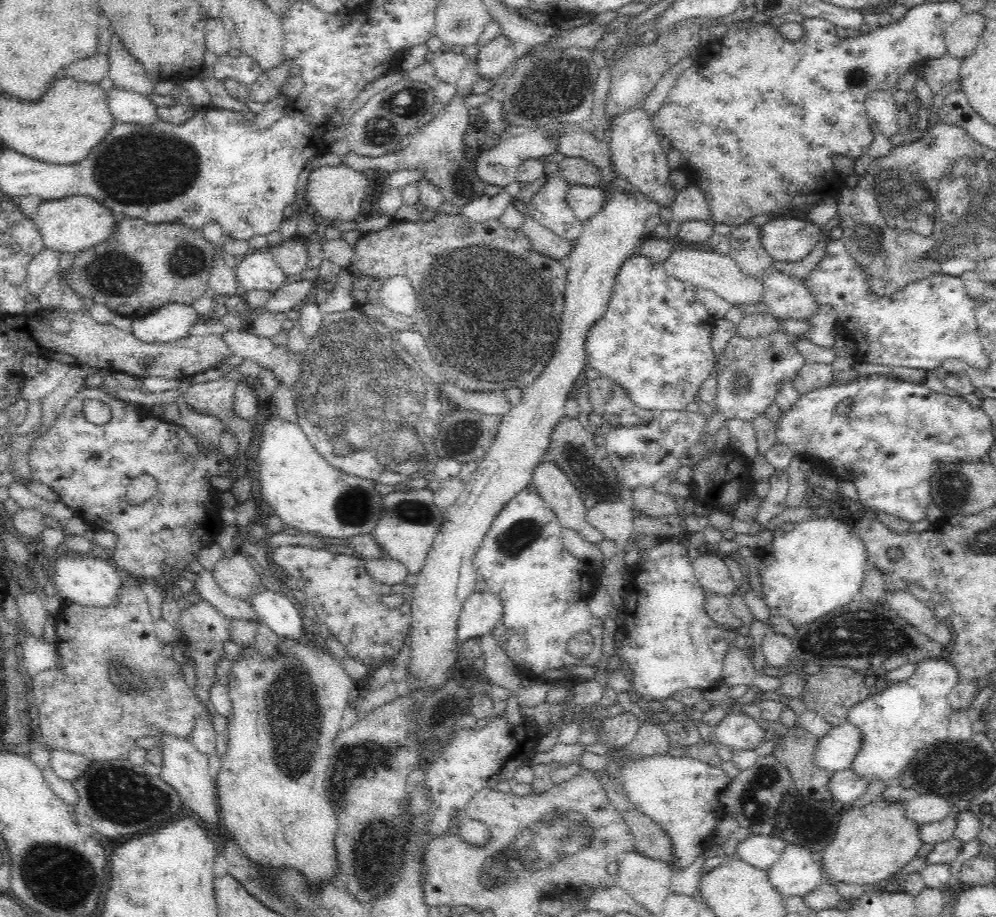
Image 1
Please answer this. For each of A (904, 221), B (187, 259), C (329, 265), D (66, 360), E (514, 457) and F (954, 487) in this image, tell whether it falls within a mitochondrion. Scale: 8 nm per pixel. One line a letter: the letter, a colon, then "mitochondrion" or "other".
A: mitochondrion
B: mitochondrion
C: other
D: other
E: other
F: mitochondrion

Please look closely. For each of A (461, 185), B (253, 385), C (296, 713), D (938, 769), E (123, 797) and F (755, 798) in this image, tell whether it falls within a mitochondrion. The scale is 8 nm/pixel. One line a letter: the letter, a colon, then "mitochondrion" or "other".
A: mitochondrion
B: other
C: mitochondrion
D: mitochondrion
E: mitochondrion
F: mitochondrion

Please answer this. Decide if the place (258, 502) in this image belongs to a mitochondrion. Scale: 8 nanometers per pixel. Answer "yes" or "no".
no

